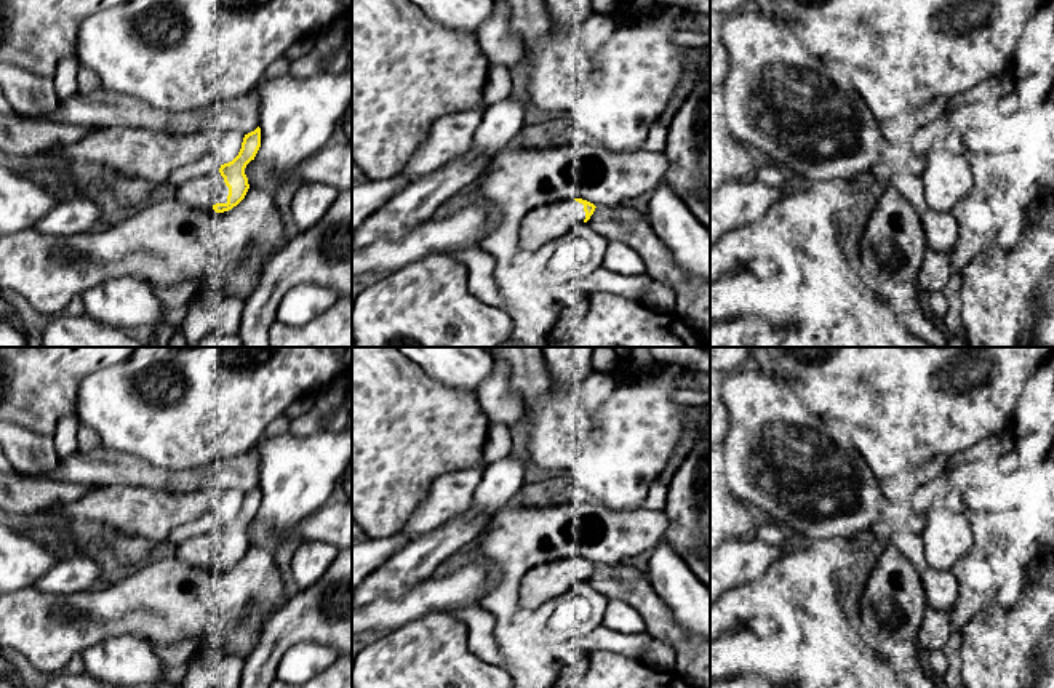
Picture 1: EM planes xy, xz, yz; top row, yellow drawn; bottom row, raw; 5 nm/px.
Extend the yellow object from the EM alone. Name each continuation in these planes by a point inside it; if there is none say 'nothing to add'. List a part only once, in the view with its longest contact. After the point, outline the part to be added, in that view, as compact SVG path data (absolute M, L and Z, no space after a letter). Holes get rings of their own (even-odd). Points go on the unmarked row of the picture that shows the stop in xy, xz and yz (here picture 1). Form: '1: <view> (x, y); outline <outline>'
1: xy (203, 549); outline M206 528L203 533L176 546L176 558L184 563L211 568L216 562L227 562L229 546L218 528Z

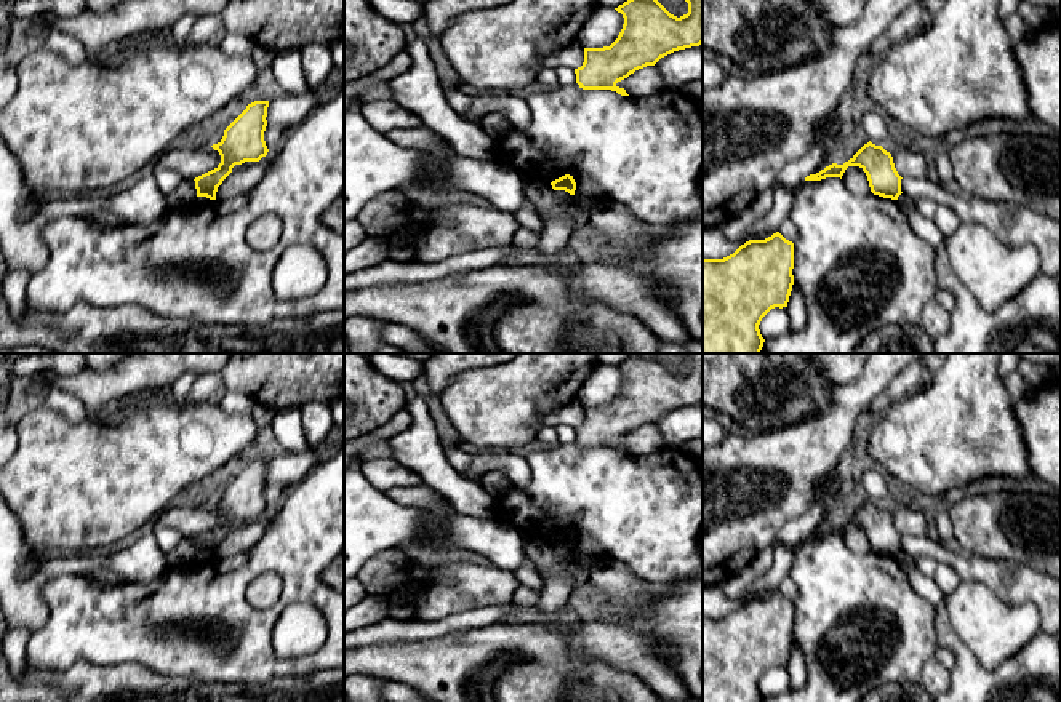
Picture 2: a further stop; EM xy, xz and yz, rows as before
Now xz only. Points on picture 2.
nothing to add

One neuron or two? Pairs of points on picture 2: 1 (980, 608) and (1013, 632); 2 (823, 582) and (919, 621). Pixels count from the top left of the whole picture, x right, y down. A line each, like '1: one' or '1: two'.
1: one
2: one

